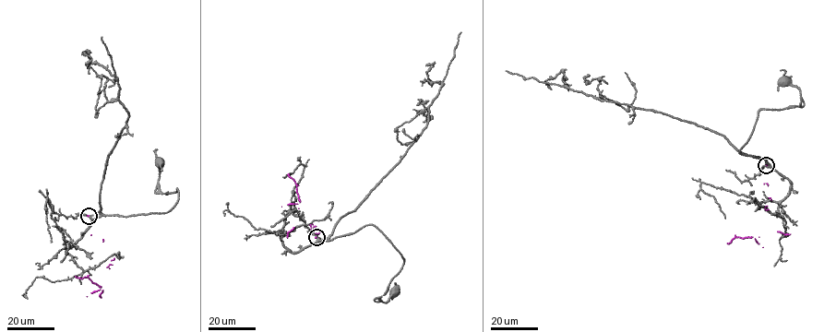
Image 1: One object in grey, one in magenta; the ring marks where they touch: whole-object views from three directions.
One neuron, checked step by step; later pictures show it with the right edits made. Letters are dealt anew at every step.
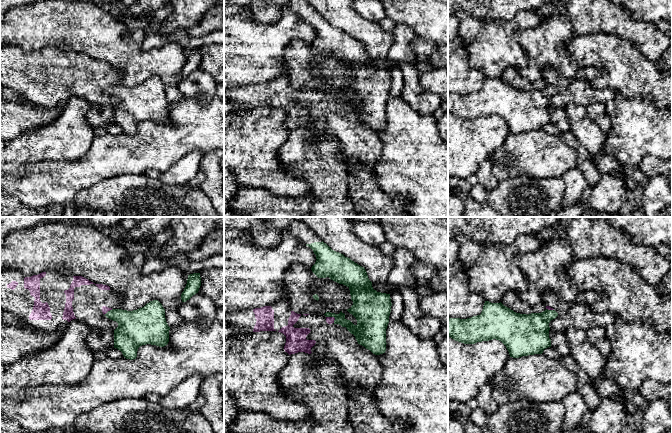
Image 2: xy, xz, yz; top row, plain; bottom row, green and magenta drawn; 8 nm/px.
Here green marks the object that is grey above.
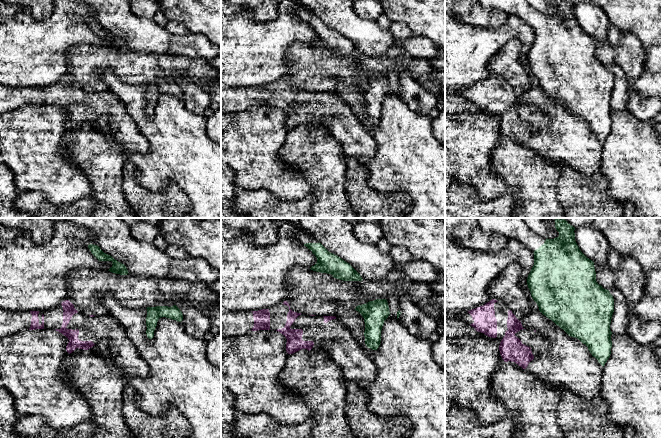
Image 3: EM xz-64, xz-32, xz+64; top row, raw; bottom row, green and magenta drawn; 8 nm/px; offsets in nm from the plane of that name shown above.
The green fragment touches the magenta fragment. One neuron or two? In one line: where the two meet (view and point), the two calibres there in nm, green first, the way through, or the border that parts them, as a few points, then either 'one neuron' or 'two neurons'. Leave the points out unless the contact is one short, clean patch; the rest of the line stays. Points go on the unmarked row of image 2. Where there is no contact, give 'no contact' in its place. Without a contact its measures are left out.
xz (332, 92) | 180/60 nm | along xz (326, 92), (332, 92), (334, 98) | two neurons

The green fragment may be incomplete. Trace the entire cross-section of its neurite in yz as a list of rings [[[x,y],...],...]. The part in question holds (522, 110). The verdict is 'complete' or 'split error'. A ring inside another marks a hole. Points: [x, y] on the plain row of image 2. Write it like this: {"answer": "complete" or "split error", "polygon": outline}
{"answer": "complete", "polygon": [[[485,77],[480,91],[467,95],[448,94],[448,112],[464,120],[499,116],[506,122],[510,133],[513,134],[542,130],[546,124],[551,123],[549,99],[557,92],[558,89],[555,86],[548,85],[541,89],[520,90],[504,82],[501,78]]]}

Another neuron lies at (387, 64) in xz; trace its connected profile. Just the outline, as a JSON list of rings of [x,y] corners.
[[[372,58],[372,63],[377,68],[386,69],[386,70],[390,70],[391,68],[400,68],[397,65],[397,63],[395,63],[392,60],[390,60],[389,58],[386,58],[385,60],[373,59]]]

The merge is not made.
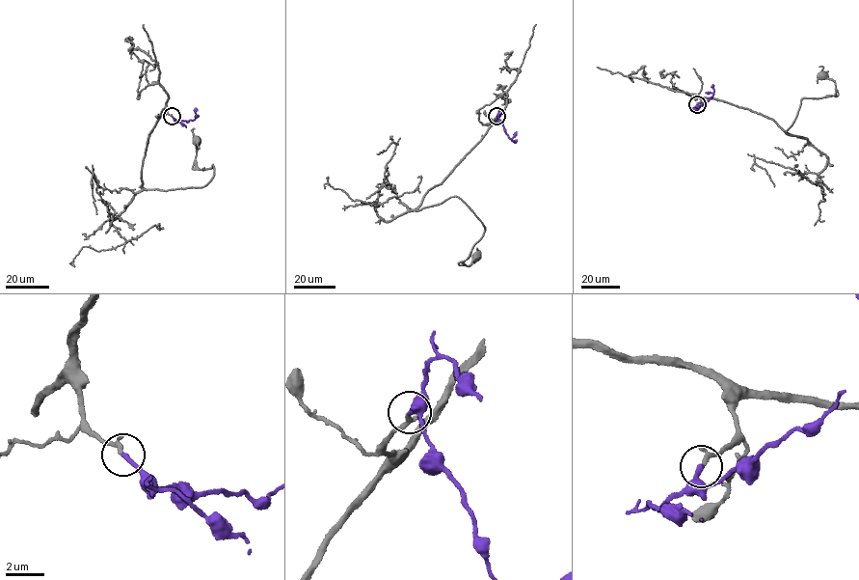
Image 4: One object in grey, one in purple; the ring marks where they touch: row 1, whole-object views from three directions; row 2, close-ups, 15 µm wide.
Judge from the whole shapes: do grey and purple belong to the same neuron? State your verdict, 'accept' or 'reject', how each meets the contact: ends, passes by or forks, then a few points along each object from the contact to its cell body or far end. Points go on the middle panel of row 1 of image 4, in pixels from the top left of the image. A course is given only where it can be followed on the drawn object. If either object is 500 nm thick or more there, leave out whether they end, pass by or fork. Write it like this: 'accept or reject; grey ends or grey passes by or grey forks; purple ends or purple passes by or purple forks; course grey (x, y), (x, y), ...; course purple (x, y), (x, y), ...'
accept; grey passes by; purple ends; course grey (496, 116), (481, 140), (427, 192), (417, 208), (456, 196), (485, 227), (464, 263), (477, 258); course purple (496, 115), (508, 137), (516, 141)

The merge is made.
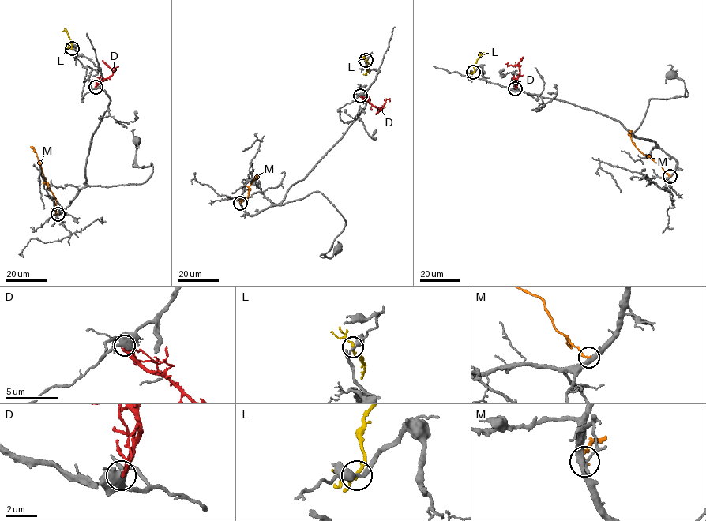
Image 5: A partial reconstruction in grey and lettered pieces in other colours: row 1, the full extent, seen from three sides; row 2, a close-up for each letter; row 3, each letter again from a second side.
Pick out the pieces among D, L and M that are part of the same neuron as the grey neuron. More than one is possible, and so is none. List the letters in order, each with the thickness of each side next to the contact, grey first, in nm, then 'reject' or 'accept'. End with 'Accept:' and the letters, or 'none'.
D: 550/280 nm | reject
L: 360/200 nm | reject
M: 400/200 nm | reject
Accept: none

